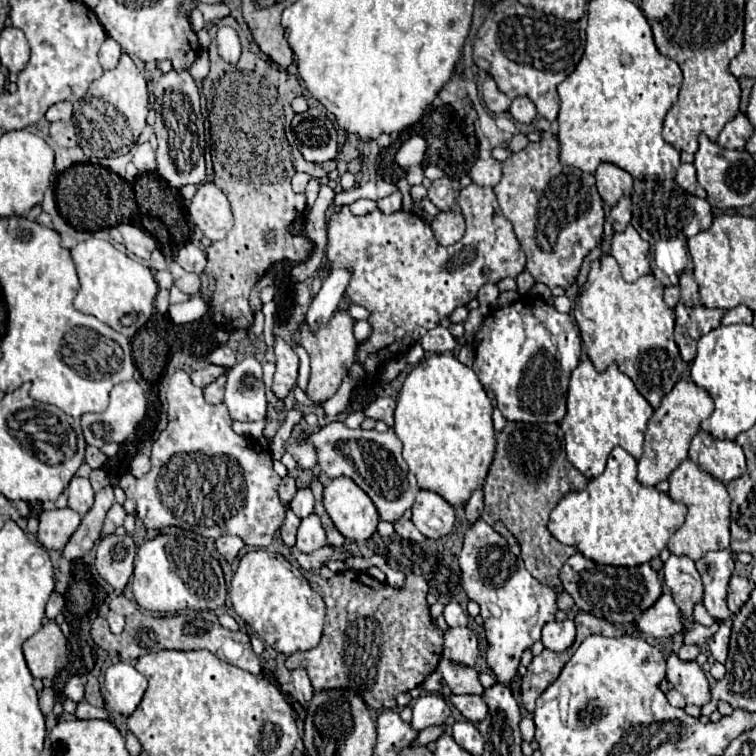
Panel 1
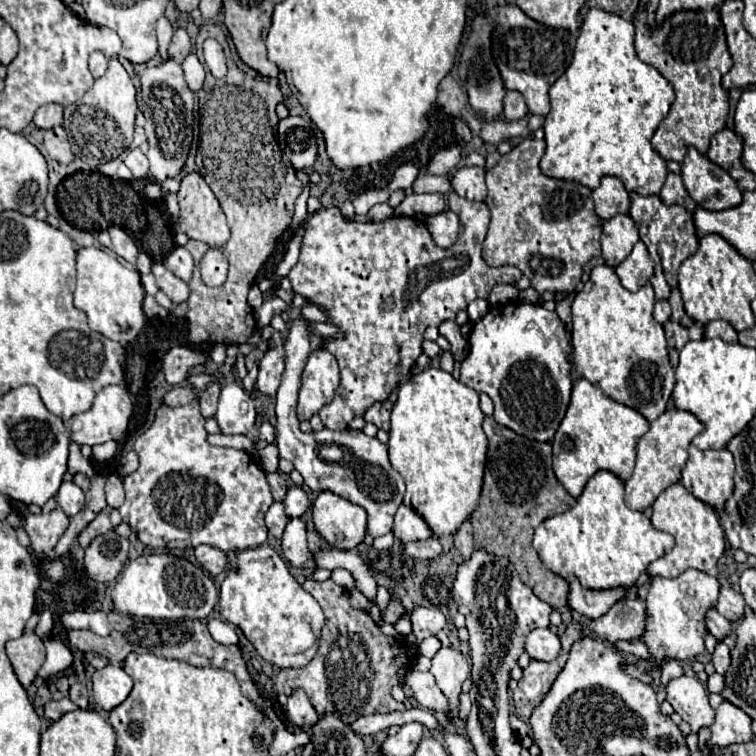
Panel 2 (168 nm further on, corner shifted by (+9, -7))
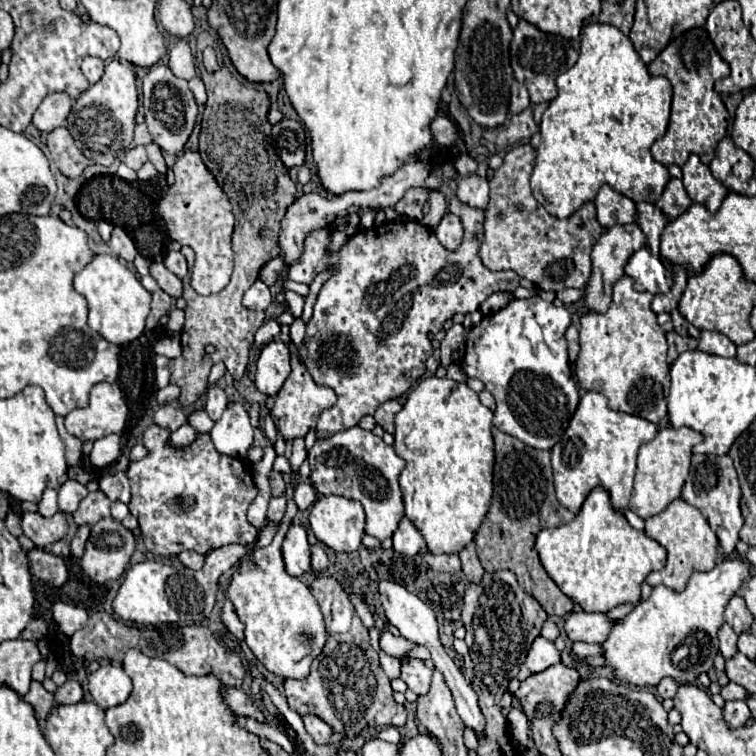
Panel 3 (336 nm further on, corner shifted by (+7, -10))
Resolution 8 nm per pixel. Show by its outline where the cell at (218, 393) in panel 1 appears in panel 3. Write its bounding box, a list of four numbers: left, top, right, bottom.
[205,387,227,421]

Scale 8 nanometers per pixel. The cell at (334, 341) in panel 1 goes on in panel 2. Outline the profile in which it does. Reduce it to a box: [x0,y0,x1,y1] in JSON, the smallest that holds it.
[297,348,339,420]

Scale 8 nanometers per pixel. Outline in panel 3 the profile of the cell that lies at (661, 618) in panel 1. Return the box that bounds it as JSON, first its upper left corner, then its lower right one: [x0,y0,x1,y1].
[565,611,613,643]

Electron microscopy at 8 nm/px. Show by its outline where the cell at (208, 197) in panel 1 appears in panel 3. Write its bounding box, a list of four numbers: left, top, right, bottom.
[155,149,233,295]

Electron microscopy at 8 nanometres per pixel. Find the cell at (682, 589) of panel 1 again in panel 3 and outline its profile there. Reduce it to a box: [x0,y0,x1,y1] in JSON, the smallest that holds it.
[601,557,749,687]

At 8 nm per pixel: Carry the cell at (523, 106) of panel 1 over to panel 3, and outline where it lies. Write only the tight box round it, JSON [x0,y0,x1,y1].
[509,81,531,115]

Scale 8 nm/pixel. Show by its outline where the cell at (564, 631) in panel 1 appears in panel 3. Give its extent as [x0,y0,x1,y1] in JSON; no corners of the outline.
[525,637,561,673]

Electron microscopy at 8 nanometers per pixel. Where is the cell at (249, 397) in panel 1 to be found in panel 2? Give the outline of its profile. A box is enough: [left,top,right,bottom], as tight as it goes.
[215,382,255,434]

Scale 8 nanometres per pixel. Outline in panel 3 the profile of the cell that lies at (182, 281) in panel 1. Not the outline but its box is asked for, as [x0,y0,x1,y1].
[149,261,183,299]

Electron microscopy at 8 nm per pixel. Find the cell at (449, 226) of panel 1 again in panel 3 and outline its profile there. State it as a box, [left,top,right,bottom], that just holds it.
[435,213,463,251]

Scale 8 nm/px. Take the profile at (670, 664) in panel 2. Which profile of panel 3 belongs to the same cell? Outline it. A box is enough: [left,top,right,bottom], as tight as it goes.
[657,679,677,699]

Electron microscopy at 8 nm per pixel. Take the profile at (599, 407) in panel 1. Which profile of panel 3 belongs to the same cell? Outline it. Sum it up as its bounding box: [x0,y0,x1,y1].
[551,391,657,513]

